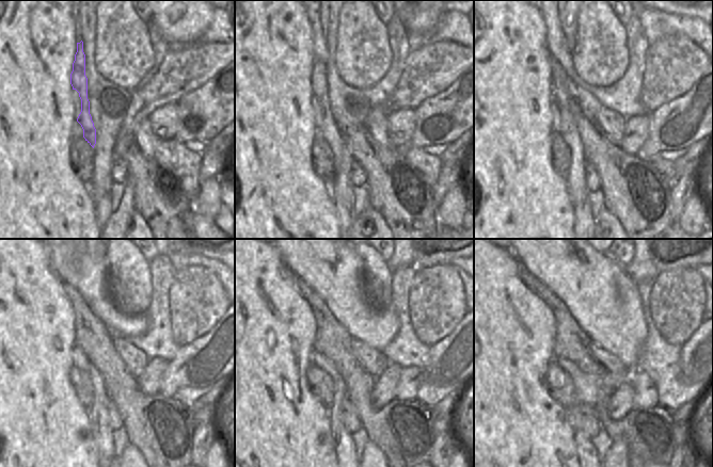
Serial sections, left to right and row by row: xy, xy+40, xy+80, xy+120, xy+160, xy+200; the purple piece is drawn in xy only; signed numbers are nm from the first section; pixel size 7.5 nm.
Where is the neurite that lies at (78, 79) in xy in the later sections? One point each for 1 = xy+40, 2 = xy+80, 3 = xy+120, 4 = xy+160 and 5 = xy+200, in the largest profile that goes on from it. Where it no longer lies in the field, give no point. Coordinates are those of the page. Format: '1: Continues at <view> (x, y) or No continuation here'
1: Continues at xy+40 (323, 121)
2: Continues at xy+80 (563, 123)
3: Continues at xy+120 (101, 432)
4: Continues at xy+160 (345, 448)
5: Continues at xy+200 (587, 455)

